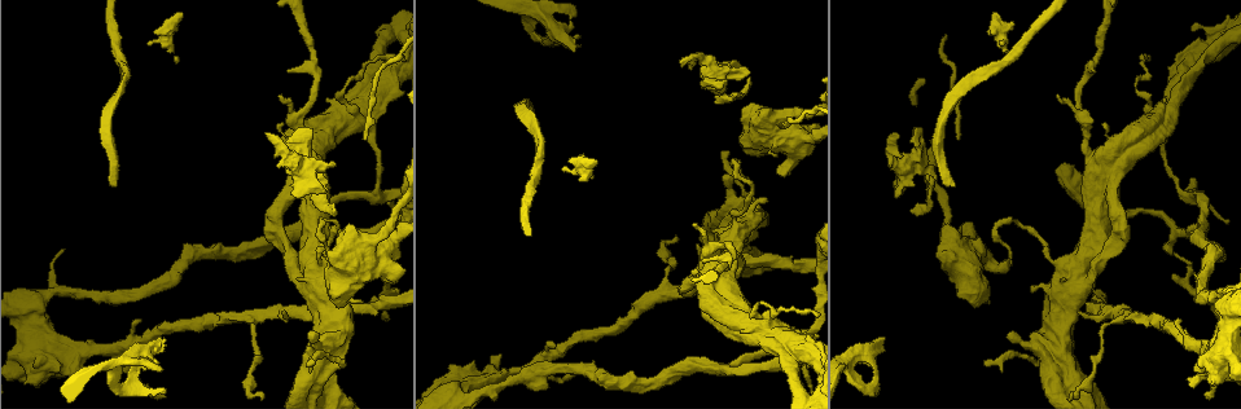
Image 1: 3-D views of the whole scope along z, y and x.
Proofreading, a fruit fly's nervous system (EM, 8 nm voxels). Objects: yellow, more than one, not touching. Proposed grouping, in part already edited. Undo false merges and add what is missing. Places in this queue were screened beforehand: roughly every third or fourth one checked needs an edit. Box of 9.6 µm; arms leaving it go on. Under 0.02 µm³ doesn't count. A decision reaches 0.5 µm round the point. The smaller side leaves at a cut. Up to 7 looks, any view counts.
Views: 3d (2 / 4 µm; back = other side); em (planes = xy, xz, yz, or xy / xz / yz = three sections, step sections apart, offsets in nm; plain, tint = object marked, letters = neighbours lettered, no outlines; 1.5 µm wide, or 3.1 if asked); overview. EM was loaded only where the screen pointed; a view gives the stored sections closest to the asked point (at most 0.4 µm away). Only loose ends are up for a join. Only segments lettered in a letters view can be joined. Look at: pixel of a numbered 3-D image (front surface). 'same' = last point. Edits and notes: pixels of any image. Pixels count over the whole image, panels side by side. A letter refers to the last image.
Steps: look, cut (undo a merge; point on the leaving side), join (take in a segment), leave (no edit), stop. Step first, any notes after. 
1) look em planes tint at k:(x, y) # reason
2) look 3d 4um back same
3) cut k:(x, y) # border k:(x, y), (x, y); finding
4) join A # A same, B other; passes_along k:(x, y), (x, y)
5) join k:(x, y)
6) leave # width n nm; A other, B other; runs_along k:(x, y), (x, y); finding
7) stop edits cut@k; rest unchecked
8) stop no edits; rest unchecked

look 3d 2um at 1:(331, 167) # free end

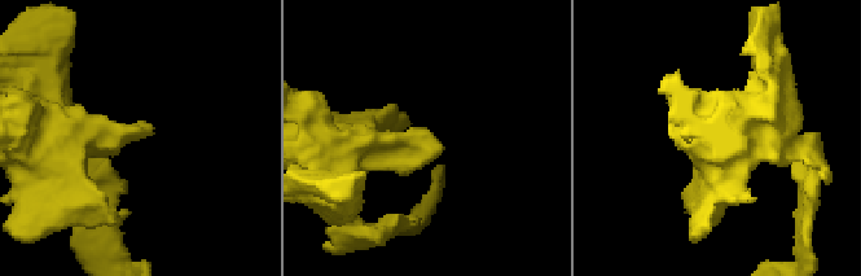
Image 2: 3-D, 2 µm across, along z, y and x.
look em yz step 8 letters at 2:(438, 151)

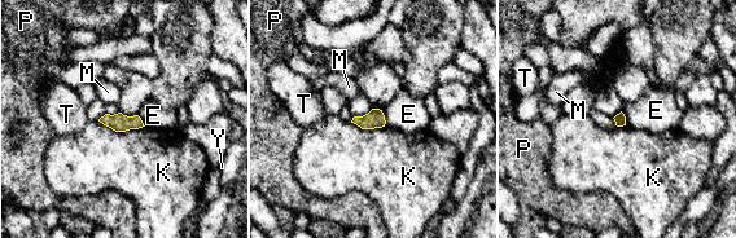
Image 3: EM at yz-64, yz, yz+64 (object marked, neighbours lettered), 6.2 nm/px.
look em planes letters same

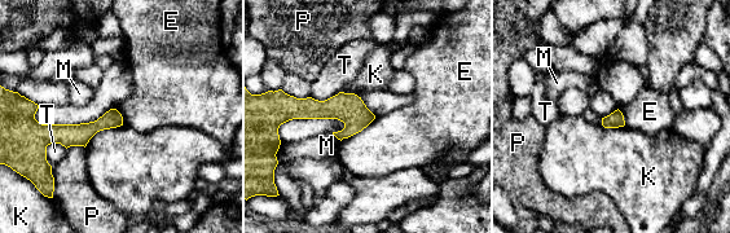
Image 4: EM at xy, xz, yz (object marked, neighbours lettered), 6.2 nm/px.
leave # E other, K other, M other, P other, T other; border 4:(376, 117), (360, 131), (341, 141); no lettered segment goes on from it

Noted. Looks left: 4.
look 3d 2um at 1:(160, 371) # branch stops here

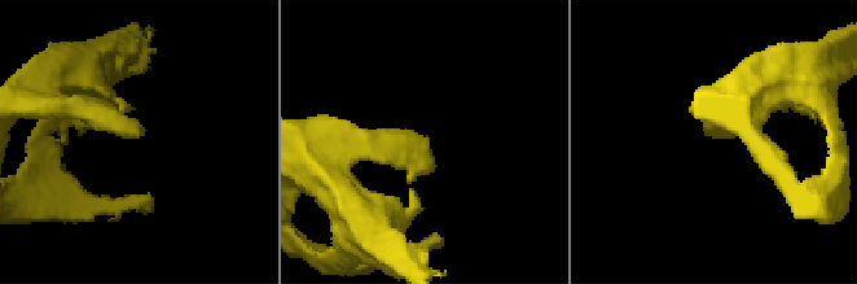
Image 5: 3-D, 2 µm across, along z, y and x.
look em xz step 4 tint at 5:(143, 133) # need the tissue

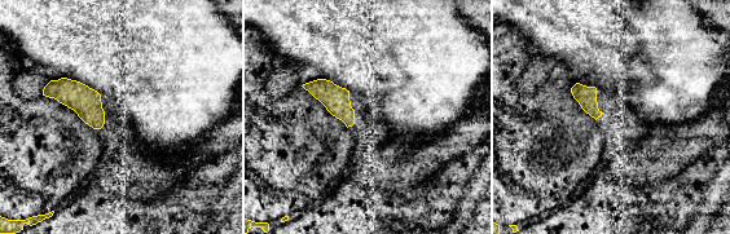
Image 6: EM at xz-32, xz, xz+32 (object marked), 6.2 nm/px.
look em planes letters same # another direction

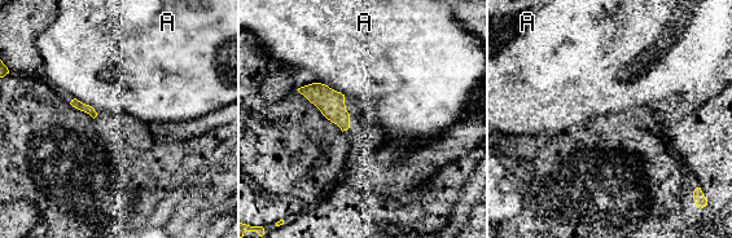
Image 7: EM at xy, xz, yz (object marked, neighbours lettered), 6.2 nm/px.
leave # A other; border 7:(316, 82), (324, 83), (345, 95); none of them fits

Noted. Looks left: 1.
stop no edits; rest unchecked

